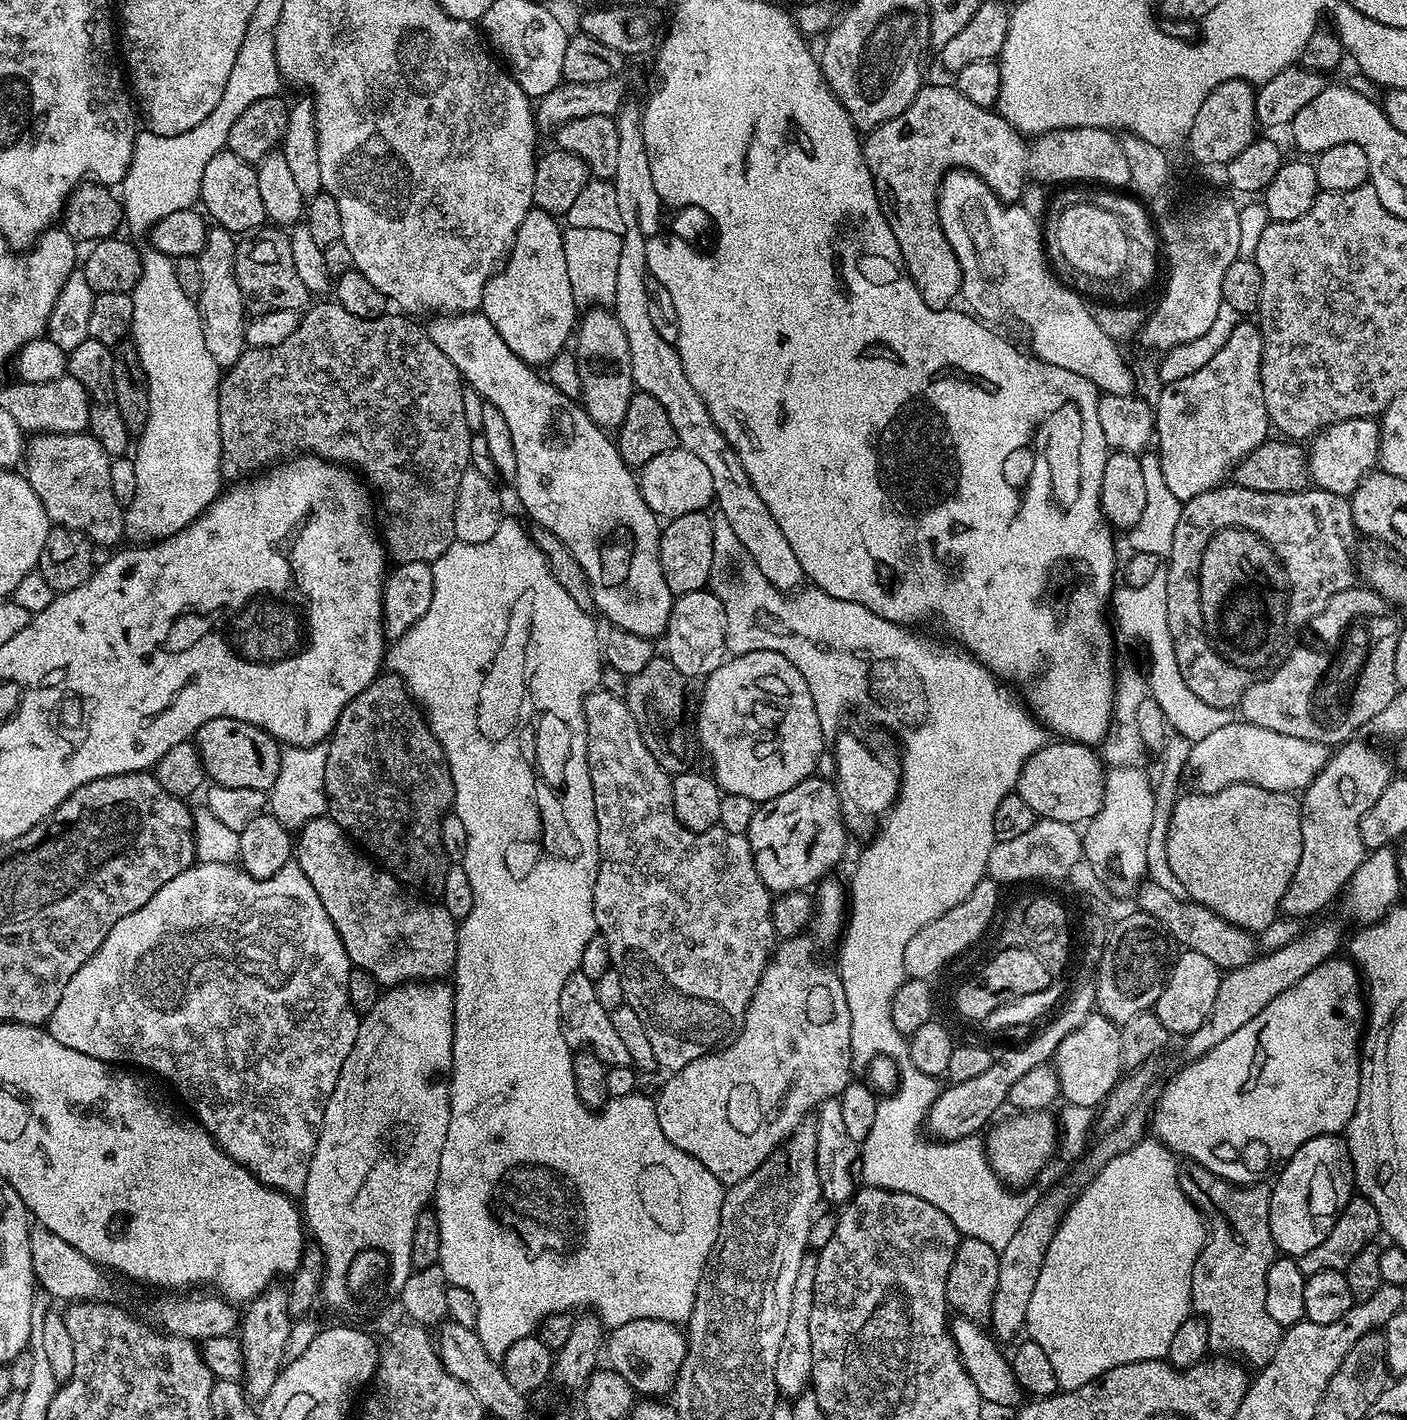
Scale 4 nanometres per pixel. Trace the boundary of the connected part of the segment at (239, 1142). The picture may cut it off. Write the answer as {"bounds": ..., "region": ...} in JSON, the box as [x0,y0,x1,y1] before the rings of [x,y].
{"bounds":[46,859,361,1198],"region":[[[296,859],[288,860],[278,874],[261,880],[235,863],[197,862],[191,868],[182,870],[178,878],[170,878],[170,882],[166,882],[166,886],[162,886],[162,890],[158,890],[158,894],[154,894],[154,898],[150,898],[142,910],[134,910],[134,914],[118,918],[114,930],[106,934],[106,942],[102,942],[82,970],[78,970],[78,974],[66,982],[62,999],[46,1021],[46,1030],[54,1039],[62,1042],[62,1046],[70,1046],[70,1050],[78,1050],[78,1054],[90,1054],[117,1066],[137,1064],[161,1076],[166,1083],[173,1084],[177,1094],[192,1107],[191,1115],[199,1120],[231,1160],[238,1161],[266,1186],[296,1198],[303,1193],[306,1174],[310,1174],[310,1158],[316,1149],[326,1102],[330,1102],[338,1074],[342,1074],[342,1062],[346,1062],[346,1054],[354,1050],[354,1038],[358,1038],[361,1017],[350,1006],[348,997],[348,979],[352,969],[346,946],[342,946],[342,938],[338,938],[338,930],[334,930],[330,914],[326,914],[326,906],[322,906],[322,898],[318,898],[314,886],[310,886],[310,878],[302,874],[302,866],[298,866]]]}

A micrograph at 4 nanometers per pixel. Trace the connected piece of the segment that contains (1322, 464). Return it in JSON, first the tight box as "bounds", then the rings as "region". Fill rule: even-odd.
{"bounds":[1308,416,1380,497],"region":[[[1363,416],[1332,424],[1311,437],[1308,471],[1313,485],[1330,494],[1350,497],[1365,475],[1377,467],[1380,458],[1380,425]]]}

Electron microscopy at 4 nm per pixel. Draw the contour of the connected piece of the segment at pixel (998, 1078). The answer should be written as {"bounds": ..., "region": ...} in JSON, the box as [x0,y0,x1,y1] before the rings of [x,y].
{"bounds":[926,983,1096,1140],"region":[[[1095,983],[1080,984],[1076,989],[1067,993],[1066,999],[1059,1005],[1056,1020],[1052,1020],[1037,1036],[1032,1036],[1021,1048],[1008,1048],[1004,1053],[997,1055],[993,1059],[992,1065],[981,1075],[970,1078],[961,1084],[949,1083],[940,1093],[940,1097],[934,1101],[932,1108],[928,1112],[926,1128],[935,1139],[941,1140],[961,1140],[967,1136],[974,1136],[983,1133],[989,1127],[992,1115],[1001,1107],[1008,1103],[1010,1086],[1018,1082],[1018,1078],[1023,1078],[1034,1066],[1042,1066],[1049,1063],[1055,1057],[1058,1046],[1066,1034],[1078,1030],[1082,1022],[1096,1006],[1096,986]]]}

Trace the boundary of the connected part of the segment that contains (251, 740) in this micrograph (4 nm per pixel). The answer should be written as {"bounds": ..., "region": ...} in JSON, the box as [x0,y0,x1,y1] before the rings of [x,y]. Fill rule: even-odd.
{"bounds":[196,718,282,793],"region":[[[210,718],[196,731],[196,749],[204,763],[205,777],[213,785],[242,786],[242,790],[270,793],[278,776],[282,745],[269,732],[238,718]]]}

